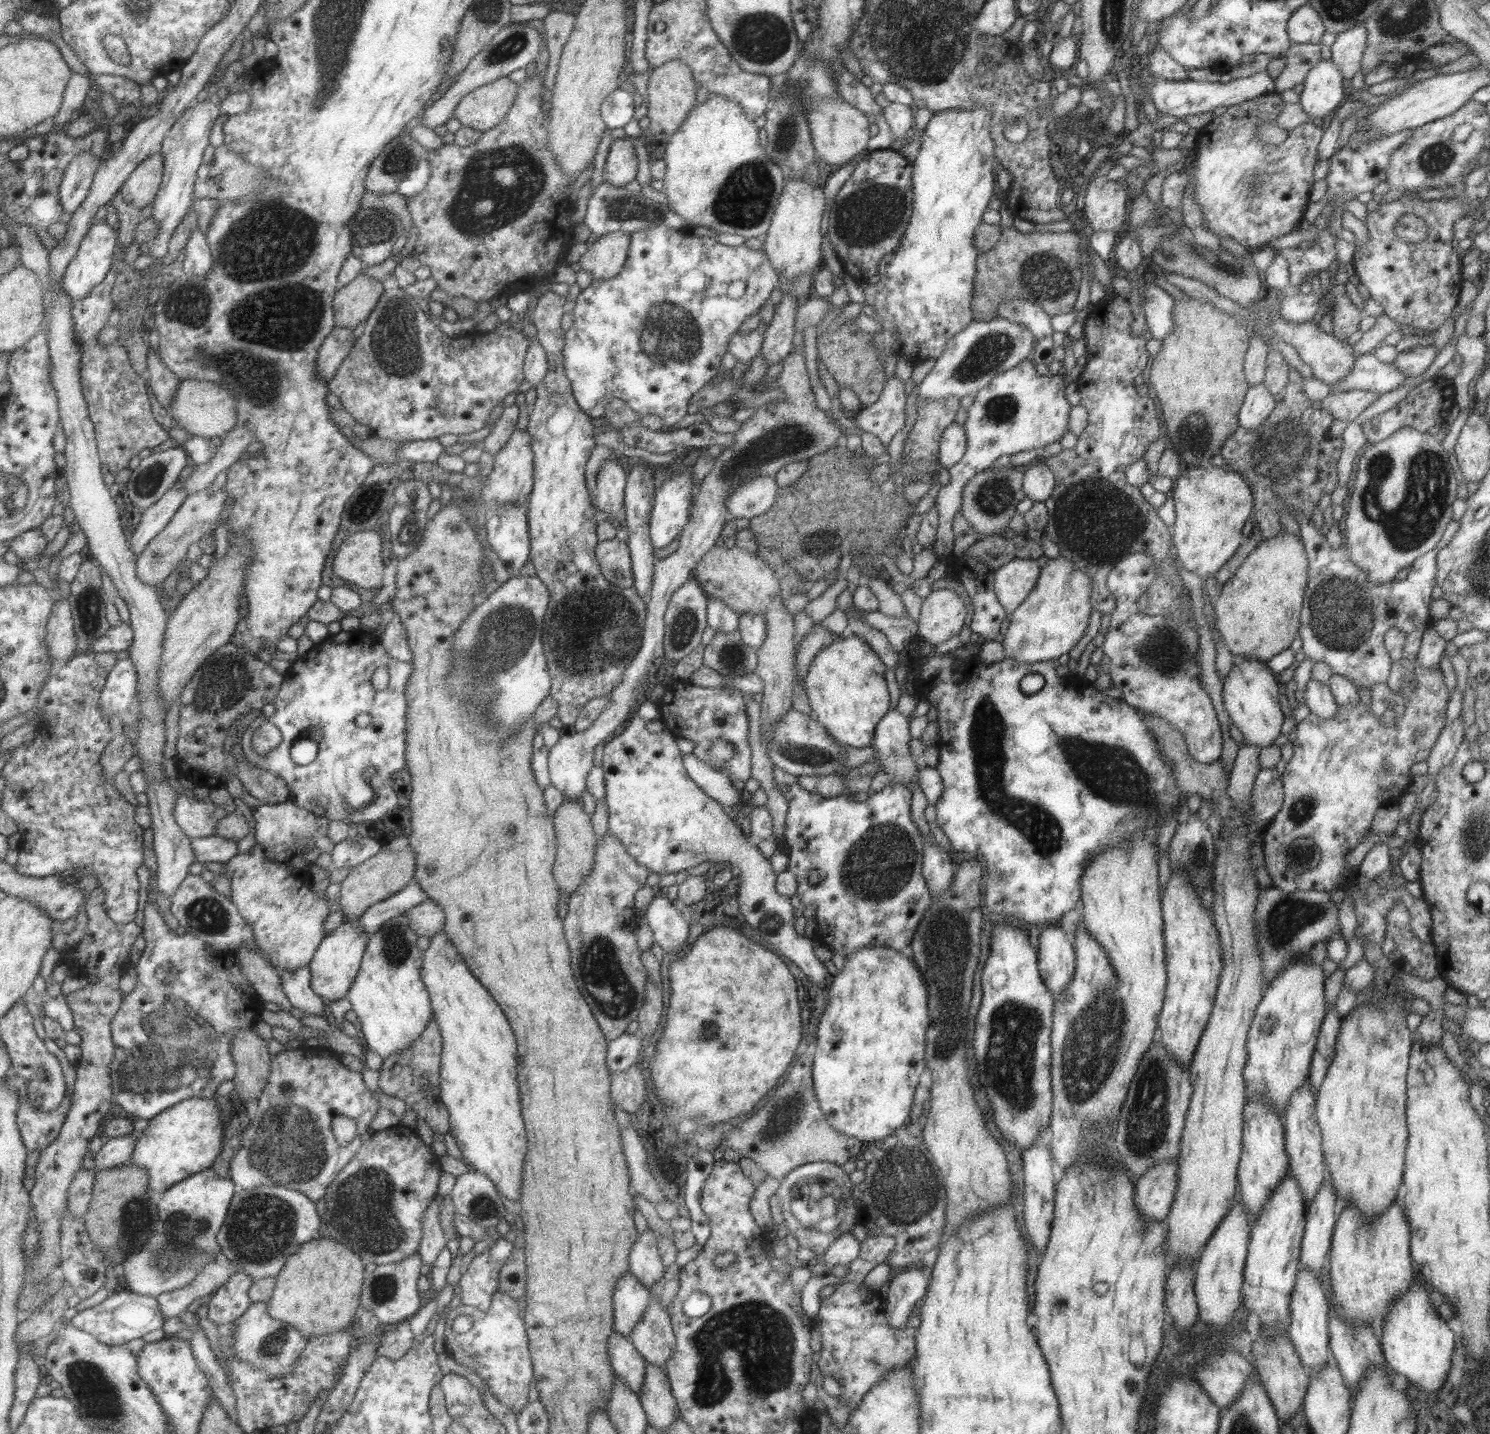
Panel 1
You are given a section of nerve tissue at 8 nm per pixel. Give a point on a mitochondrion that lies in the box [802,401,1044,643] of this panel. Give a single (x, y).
(994, 496)

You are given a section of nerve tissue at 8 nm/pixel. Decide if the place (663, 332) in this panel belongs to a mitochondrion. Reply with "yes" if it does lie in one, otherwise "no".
yes

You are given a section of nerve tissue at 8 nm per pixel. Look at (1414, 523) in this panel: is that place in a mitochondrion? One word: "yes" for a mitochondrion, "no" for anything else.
yes

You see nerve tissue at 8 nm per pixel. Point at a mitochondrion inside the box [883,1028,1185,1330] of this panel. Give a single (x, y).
(1147, 1122)

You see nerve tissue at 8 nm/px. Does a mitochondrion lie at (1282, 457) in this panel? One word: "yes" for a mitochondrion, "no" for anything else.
yes

